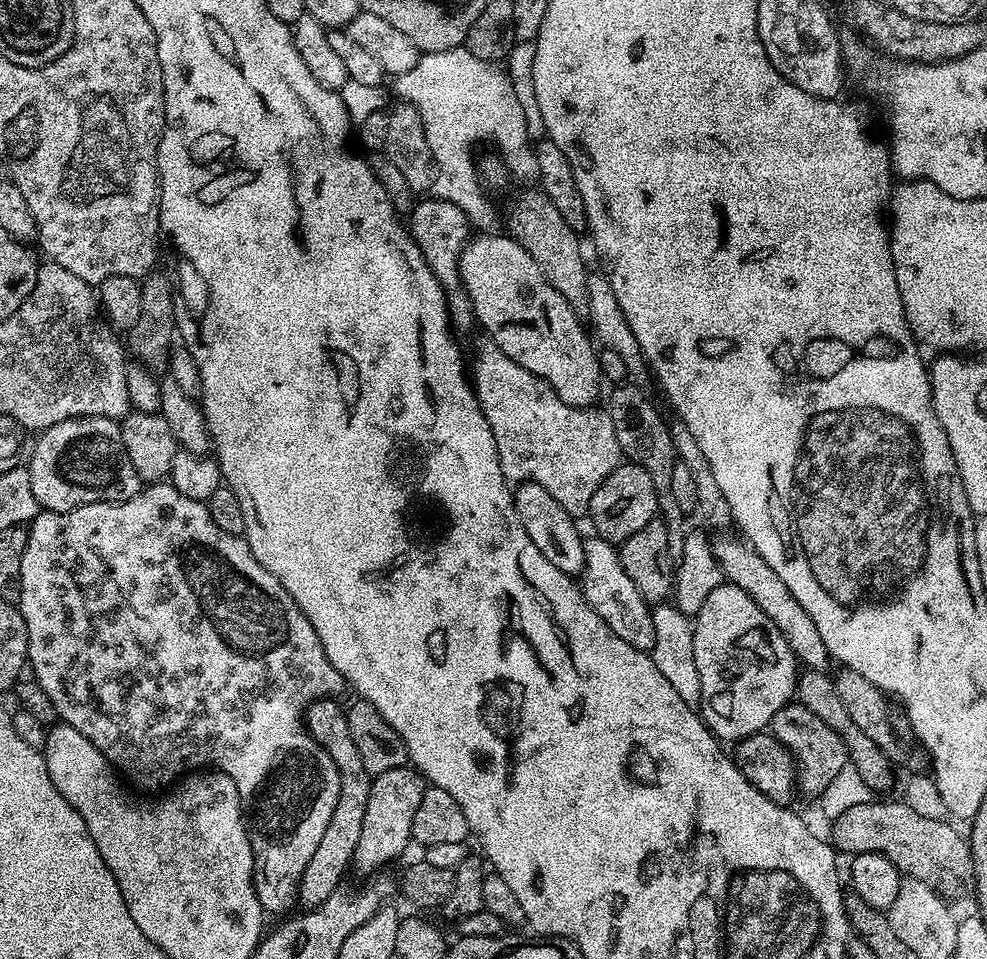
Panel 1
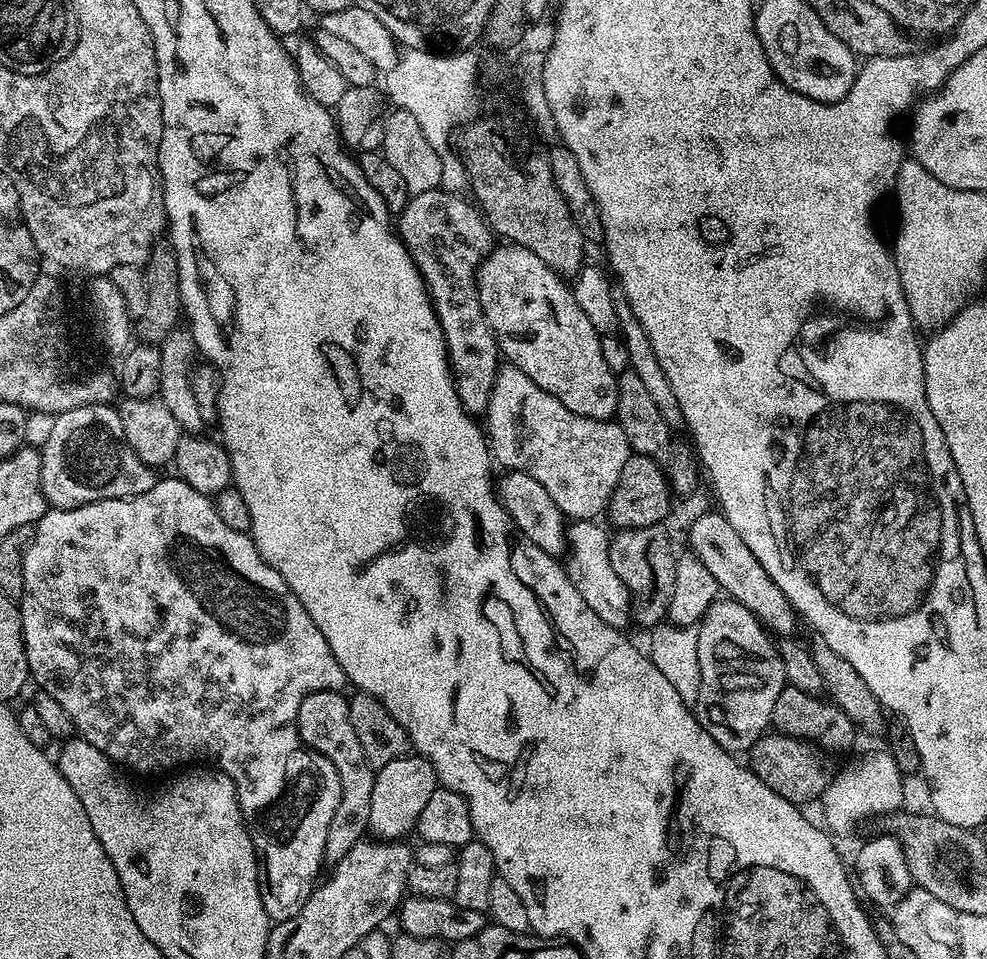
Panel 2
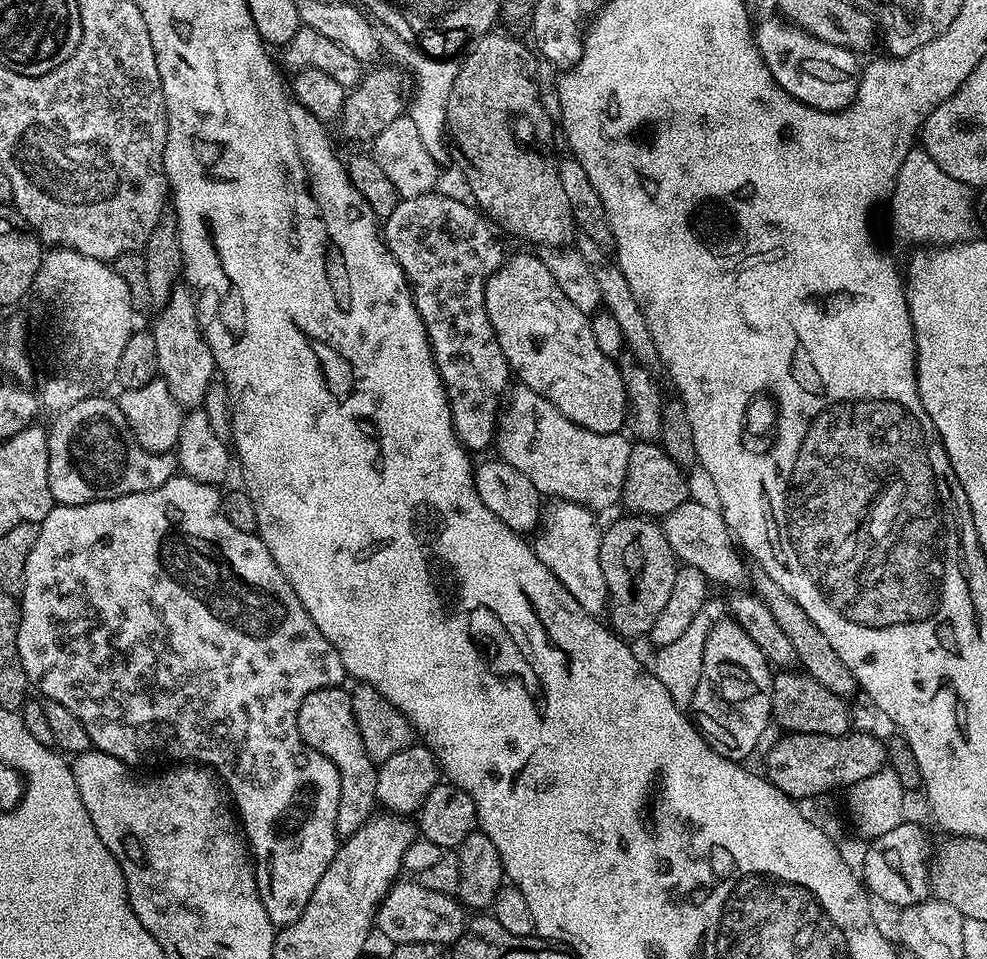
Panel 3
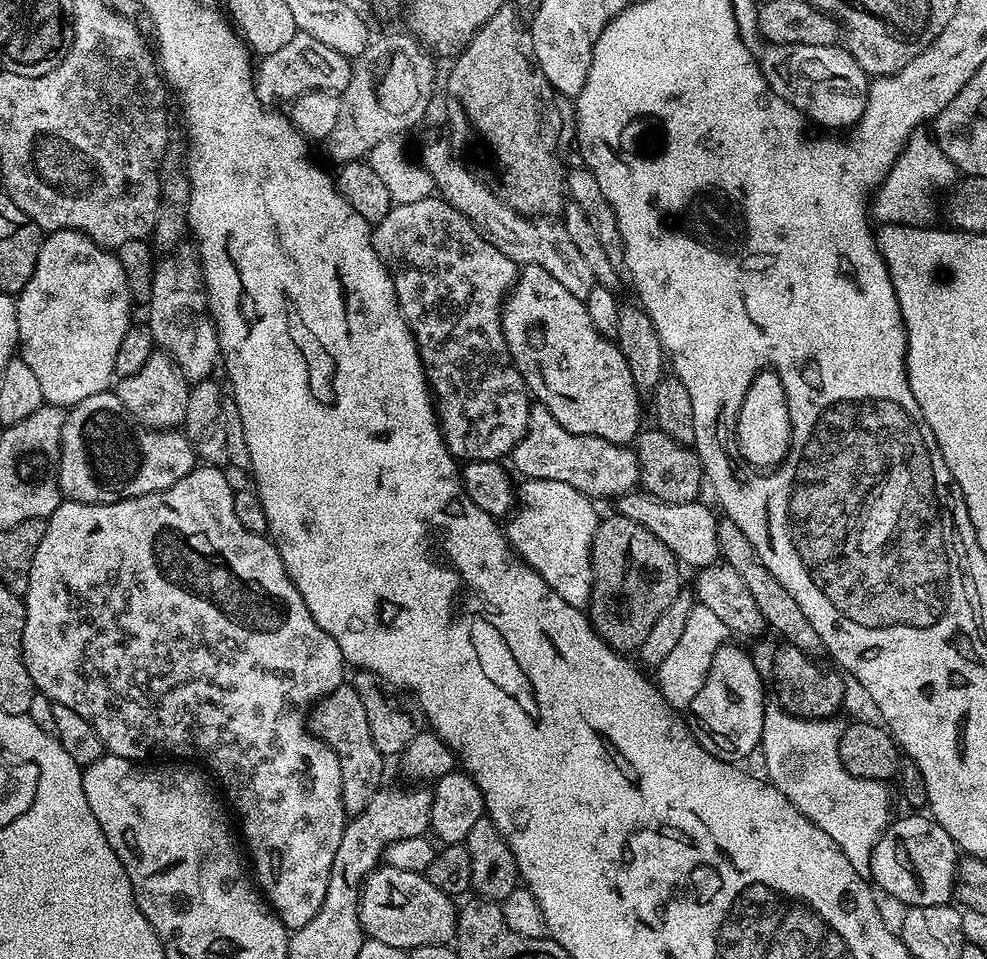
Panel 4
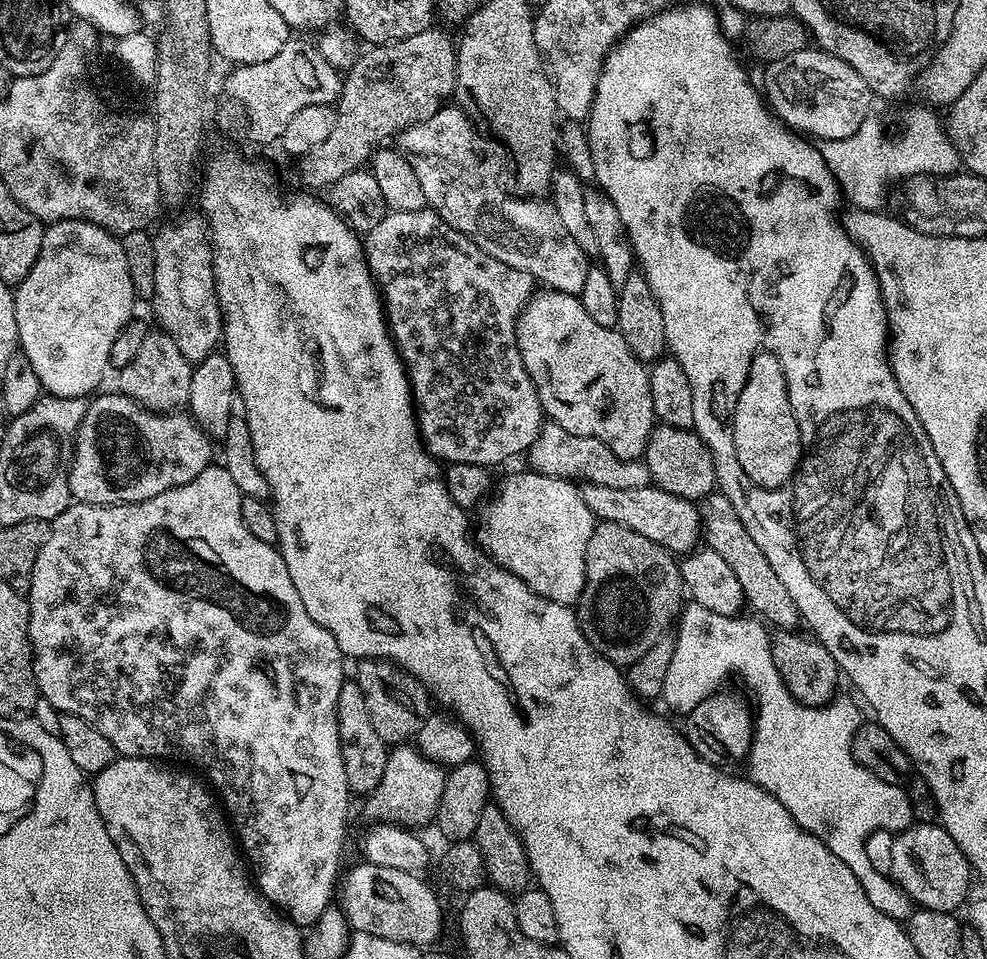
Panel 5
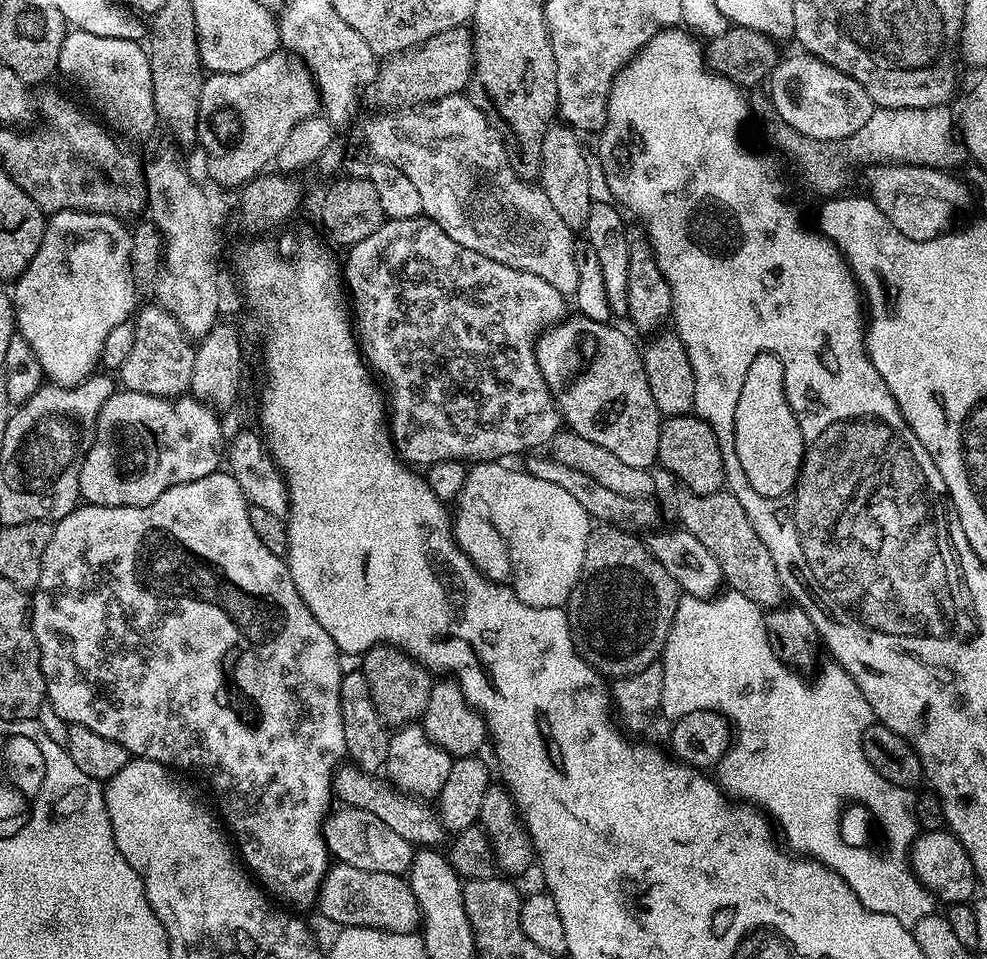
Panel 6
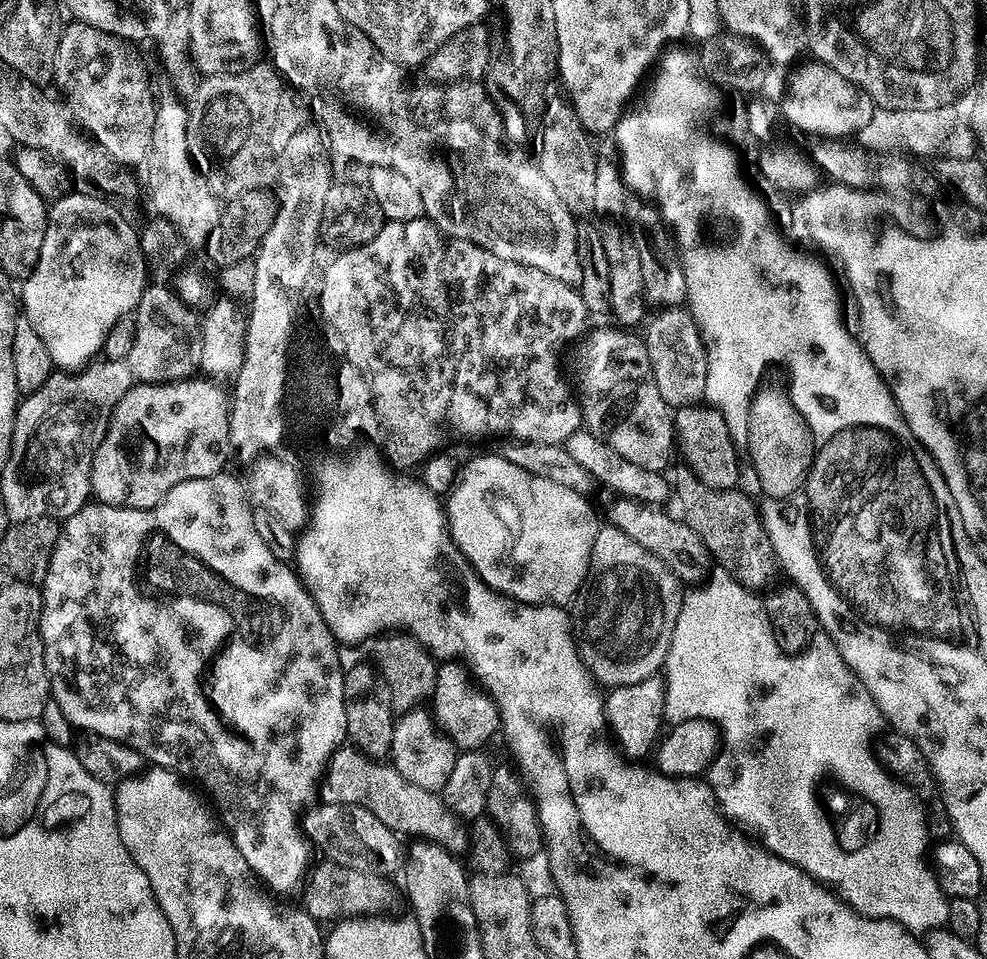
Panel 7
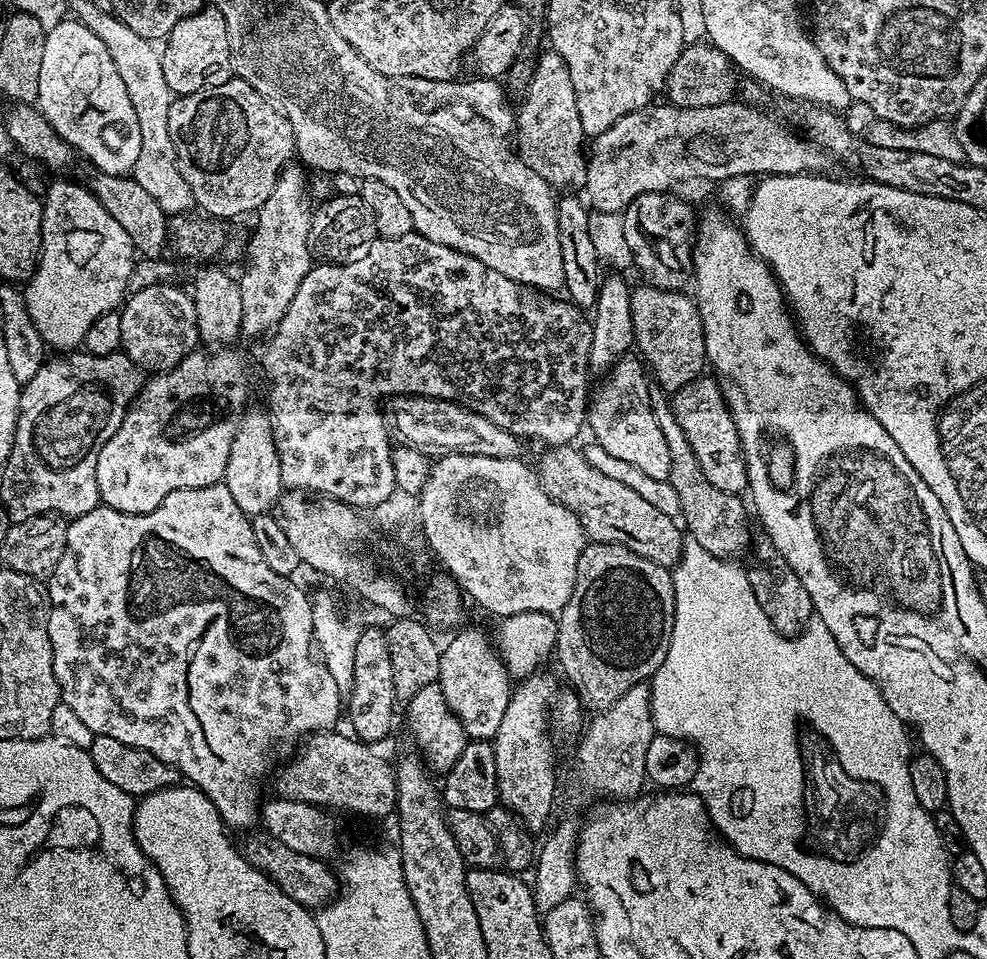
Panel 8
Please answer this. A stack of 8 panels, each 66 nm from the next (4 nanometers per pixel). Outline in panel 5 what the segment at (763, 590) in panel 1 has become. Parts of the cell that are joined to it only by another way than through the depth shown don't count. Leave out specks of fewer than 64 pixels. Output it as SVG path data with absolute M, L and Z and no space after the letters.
M651 483L634 490L614 490L614 486L580 484L579 490L582 502L586 502L590 514L597 521L618 522L637 534L642 534L642 538L650 538L650 542L673 554L687 554L701 543L700 514L693 501L684 500Z

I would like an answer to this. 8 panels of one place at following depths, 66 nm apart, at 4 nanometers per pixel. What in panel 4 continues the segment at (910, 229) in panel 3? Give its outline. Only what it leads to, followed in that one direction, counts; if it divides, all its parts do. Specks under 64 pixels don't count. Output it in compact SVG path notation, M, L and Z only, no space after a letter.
M917 130L904 144L902 154L894 162L890 174L880 183L871 201L870 212L873 217L880 219L881 225L910 224L924 226L932 216L932 200L928 195L932 188L951 189L957 183L958 170L950 158L941 150L931 135L924 130Z

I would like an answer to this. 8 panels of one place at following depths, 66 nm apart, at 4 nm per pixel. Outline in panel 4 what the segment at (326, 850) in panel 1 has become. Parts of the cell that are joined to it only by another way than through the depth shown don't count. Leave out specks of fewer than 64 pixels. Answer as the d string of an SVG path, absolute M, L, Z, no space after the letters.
M351 683L339 684L334 691L326 694L312 706L308 713L308 728L338 758L338 770L342 774L342 806L349 817L362 814L374 794L385 783L384 764L386 757L374 746L374 738L370 738L370 725L366 723L366 706L362 706L362 698Z

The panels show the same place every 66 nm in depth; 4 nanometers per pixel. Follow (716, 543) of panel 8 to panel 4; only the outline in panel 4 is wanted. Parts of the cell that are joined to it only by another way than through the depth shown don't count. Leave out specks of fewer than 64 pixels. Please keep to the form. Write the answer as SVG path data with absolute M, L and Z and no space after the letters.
M727 518L721 519L717 523L716 529L723 563L734 566L734 570L738 570L742 582L746 582L746 587L749 588L754 603L758 605L758 610L762 610L765 625L771 631L773 628L781 636L779 639L783 643L798 646L798 650L802 650L807 656L819 657L822 645L818 638L818 630L814 630L814 626L810 626L810 618L806 618L806 614L802 614L802 606L798 606L798 602L794 602L794 598L790 598L786 586L782 586L782 582L778 582L778 578L774 578L774 574L770 574L770 570L766 570L766 566L758 558L754 546L750 546L750 538L746 538L746 534L742 534L742 530L738 526L734 526L734 522Z

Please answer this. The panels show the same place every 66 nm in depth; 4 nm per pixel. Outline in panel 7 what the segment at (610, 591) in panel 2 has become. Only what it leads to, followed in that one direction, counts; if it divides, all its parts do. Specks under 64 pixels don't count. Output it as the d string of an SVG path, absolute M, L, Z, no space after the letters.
M498 454L492 456L476 456L464 469L459 469L458 475L455 477L454 483L447 493L446 499L446 525L451 543L455 545L457 552L461 557L474 569L476 575L479 576L481 583L492 592L499 594L501 597L509 598L513 596L513 601L525 604L554 604L564 606L575 597L580 587L585 584L588 578L588 563L590 562L590 550L594 546L594 538L598 531L598 523L596 524L596 516L592 513L592 508L583 500L584 496L579 492L570 490L566 486L558 486L558 482L554 482L550 478L542 478L530 474L526 470L522 470L522 466L514 466L514 462L510 462L506 458L502 458Z

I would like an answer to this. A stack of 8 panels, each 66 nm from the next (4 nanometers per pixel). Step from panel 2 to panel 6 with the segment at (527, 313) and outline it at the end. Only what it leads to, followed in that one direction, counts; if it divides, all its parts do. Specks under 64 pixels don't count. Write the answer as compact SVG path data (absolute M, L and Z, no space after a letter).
M575 319L553 327L536 345L536 361L543 367L549 385L556 390L564 388L558 392L561 417L571 431L590 438L590 442L598 442L598 446L606 446L626 466L651 469L660 458L662 417L650 392L641 349L636 349L635 342L622 329L612 328L611 323Z

